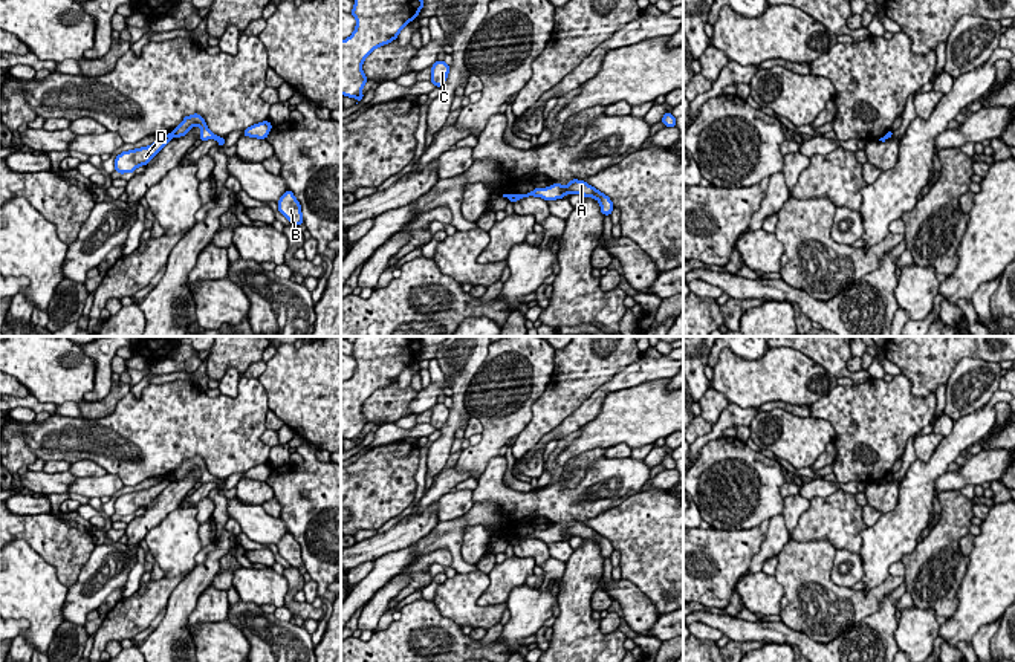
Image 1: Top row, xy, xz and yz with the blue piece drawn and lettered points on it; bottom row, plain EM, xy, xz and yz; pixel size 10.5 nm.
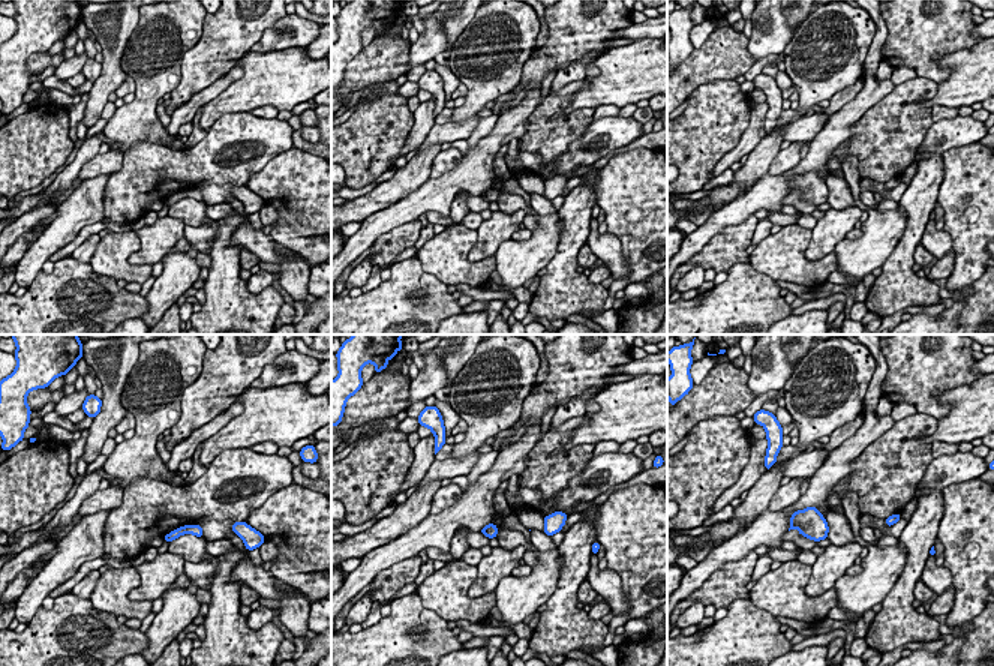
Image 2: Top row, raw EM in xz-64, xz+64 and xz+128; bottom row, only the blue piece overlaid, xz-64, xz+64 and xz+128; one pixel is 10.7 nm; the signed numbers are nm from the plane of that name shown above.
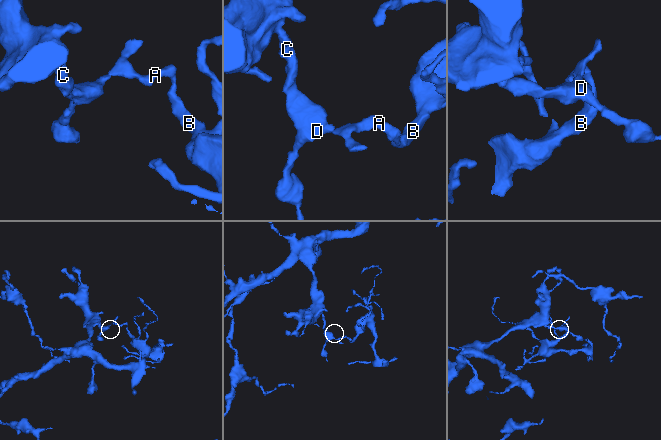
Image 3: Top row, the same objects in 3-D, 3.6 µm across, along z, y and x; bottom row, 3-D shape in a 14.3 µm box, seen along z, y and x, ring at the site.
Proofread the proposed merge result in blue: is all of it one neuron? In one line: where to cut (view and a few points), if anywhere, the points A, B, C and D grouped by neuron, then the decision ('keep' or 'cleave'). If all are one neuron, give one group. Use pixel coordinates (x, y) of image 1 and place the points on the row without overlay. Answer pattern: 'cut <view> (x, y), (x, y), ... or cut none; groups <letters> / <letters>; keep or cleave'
cut xz (515, 538), (509, 541); groups A B / C D; cleave

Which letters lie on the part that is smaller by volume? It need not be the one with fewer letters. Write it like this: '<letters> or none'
A, B

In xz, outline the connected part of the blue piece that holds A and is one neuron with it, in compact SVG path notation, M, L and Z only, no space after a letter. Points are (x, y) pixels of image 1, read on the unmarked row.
M578 521L570 523L566 531L563 529L563 526L553 526L547 531L535 531L530 535L517 537L514 541L511 541L511 544L514 546L523 540L530 540L530 538L543 540L544 543L555 543L555 541L563 541L566 537L581 537L582 540L589 538L596 541L601 547L601 555L604 558L610 558L615 550L608 538L602 537L595 529Z

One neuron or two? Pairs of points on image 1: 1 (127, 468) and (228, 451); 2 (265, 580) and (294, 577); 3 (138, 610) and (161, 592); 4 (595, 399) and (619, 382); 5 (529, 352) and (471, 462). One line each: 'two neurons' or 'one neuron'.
1: one neuron
2: two neurons
3: one neuron
4: one neuron
5: one neuron

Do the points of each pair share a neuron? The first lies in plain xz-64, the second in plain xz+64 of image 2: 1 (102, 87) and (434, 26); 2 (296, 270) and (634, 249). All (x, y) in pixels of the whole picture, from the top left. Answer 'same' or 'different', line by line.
1: different
2: different

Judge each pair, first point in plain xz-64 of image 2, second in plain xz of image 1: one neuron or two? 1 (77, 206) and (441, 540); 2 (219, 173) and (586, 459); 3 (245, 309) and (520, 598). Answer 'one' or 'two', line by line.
1: two
2: two
3: two

